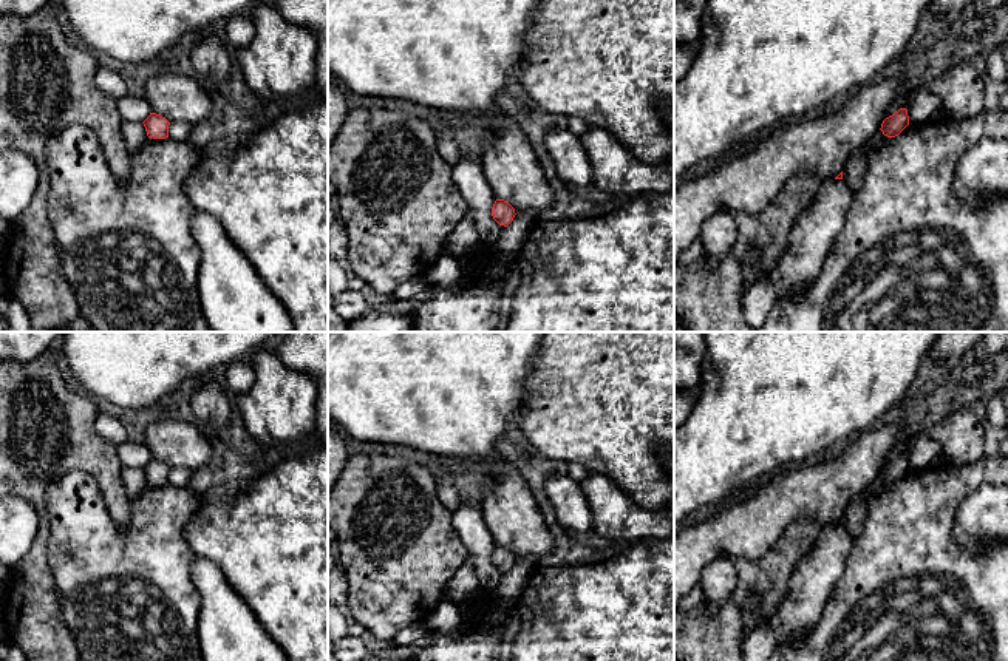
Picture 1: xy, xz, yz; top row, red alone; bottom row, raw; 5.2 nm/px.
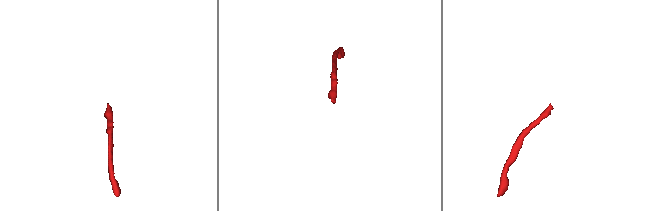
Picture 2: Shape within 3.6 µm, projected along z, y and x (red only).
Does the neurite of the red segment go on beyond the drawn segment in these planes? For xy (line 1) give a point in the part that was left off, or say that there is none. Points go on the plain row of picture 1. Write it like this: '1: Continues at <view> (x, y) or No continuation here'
1: No continuation here

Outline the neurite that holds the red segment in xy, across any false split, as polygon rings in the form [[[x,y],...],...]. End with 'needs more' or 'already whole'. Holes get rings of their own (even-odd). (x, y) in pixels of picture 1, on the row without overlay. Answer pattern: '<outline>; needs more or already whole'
[[[150,459],[150,462],[142,468],[148,483],[165,485],[169,483],[170,468],[161,460]]]; already whole

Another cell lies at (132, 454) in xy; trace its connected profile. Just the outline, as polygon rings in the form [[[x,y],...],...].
[[[127,439],[117,445],[116,449],[122,468],[144,468],[152,459],[152,454],[144,442],[131,442]]]

